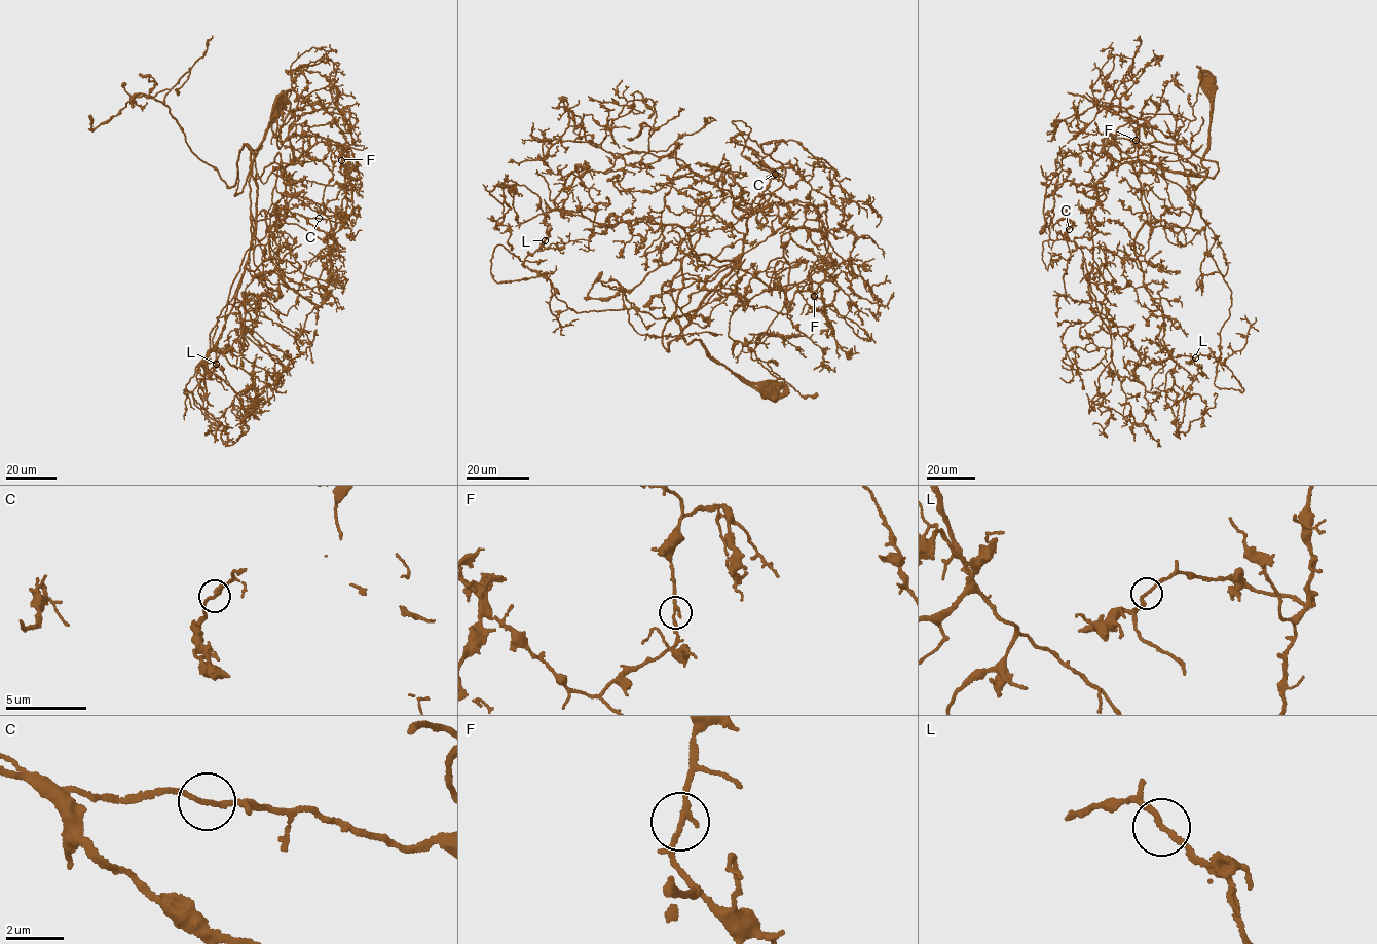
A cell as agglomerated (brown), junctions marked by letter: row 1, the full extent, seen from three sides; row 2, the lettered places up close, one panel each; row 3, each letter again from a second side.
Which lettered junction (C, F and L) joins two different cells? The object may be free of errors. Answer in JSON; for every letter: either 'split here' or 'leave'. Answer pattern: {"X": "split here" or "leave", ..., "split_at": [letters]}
{"C": "leave", "F": "leave", "L": "leave", "split_at": []}

